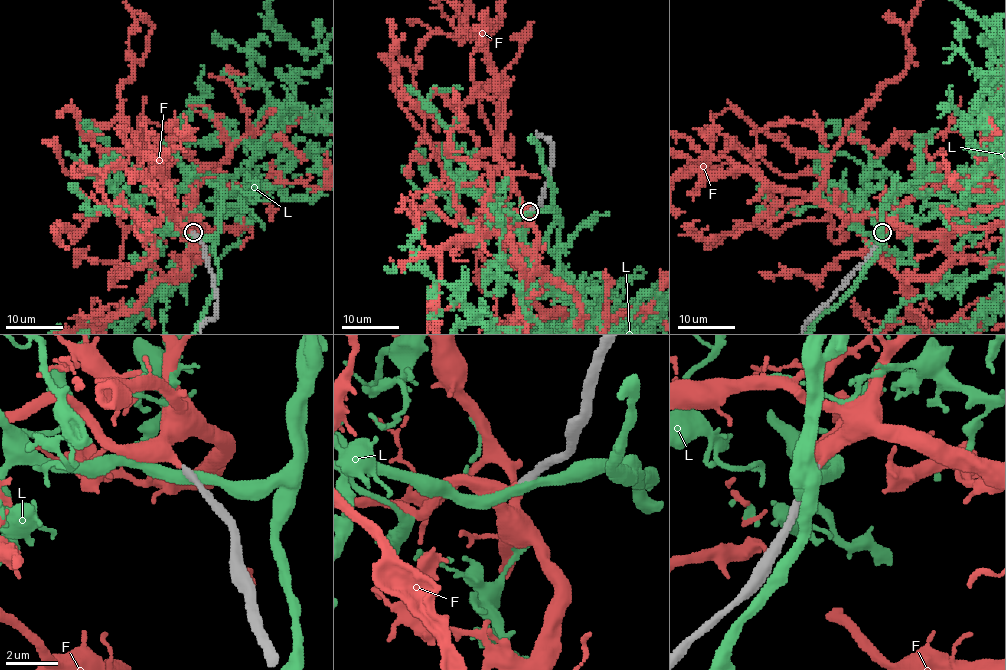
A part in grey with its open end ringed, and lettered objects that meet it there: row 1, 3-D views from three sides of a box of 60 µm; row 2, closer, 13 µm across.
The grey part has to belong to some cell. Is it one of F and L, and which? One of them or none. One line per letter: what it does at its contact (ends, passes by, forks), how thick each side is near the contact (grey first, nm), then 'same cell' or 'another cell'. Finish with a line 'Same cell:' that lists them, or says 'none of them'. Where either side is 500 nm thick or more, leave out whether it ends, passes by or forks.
F: it ends | 280/340 nm | same cell
L: it passes by | 320/400 nm | another cell
Same cell: F

